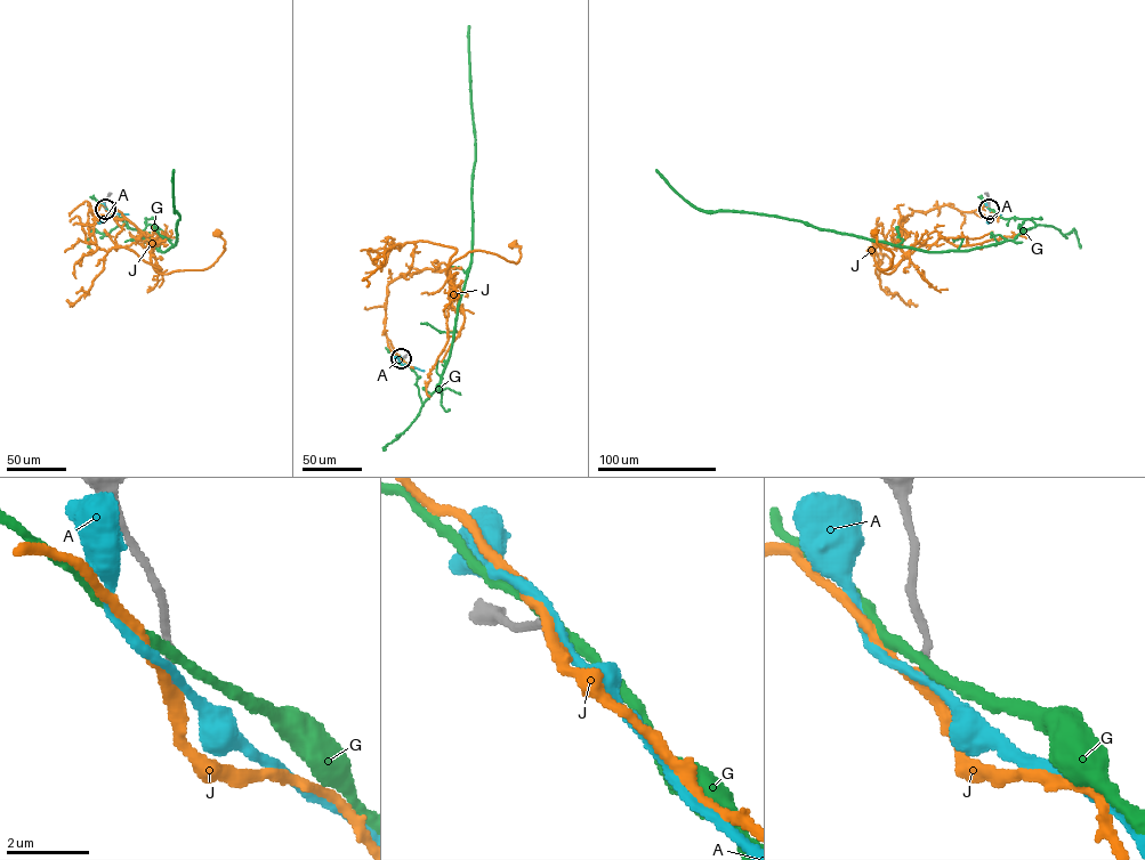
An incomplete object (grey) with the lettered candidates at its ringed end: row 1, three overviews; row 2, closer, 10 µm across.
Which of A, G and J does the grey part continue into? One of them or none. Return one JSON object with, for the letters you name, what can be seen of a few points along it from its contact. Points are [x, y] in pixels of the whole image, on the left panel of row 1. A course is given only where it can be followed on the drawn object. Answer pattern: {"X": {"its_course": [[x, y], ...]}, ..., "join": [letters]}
{"join": []}

